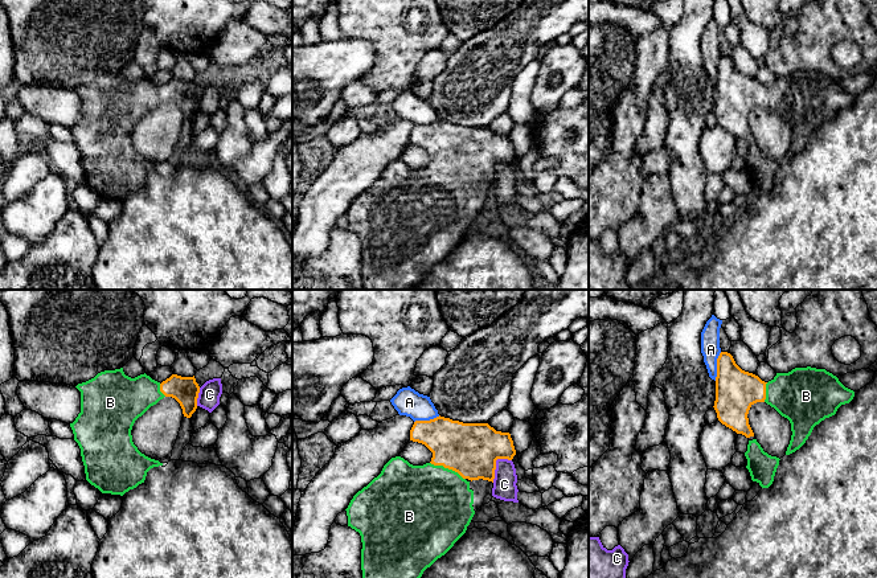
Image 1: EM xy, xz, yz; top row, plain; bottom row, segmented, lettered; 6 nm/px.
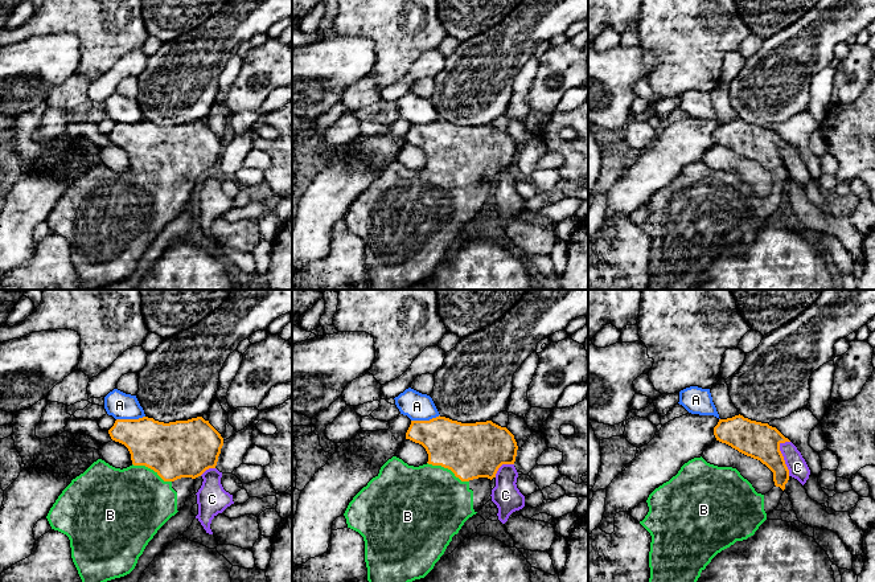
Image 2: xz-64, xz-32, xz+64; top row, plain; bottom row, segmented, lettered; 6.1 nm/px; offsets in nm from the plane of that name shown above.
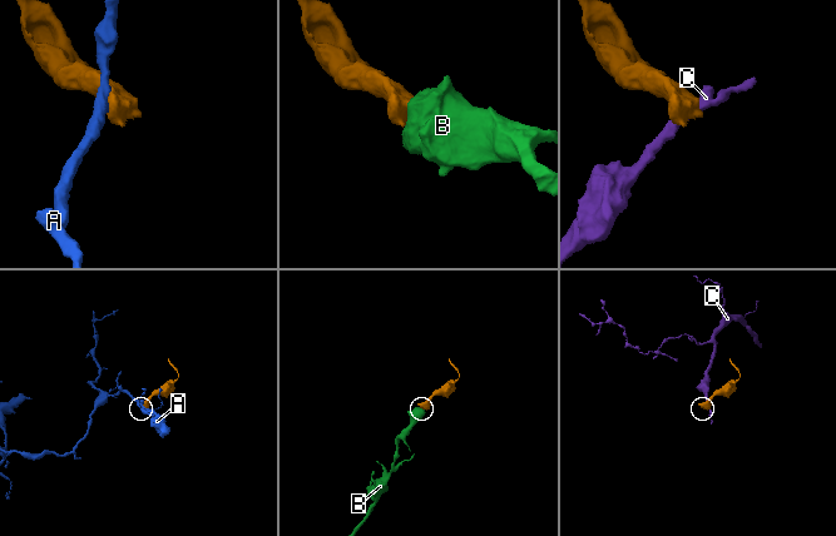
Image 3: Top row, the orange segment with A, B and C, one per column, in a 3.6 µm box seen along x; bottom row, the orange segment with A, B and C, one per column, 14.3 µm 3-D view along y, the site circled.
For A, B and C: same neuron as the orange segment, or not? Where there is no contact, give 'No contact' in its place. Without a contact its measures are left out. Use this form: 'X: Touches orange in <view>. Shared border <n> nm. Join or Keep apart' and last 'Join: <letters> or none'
A: Touches orange in yz. Shared border 180 nm. Keep apart
B: Touches orange in xz. Shared border 240 nm. Join
C: Touches orange in xz. Shared border 180 nm. Keep apart
Join: B

